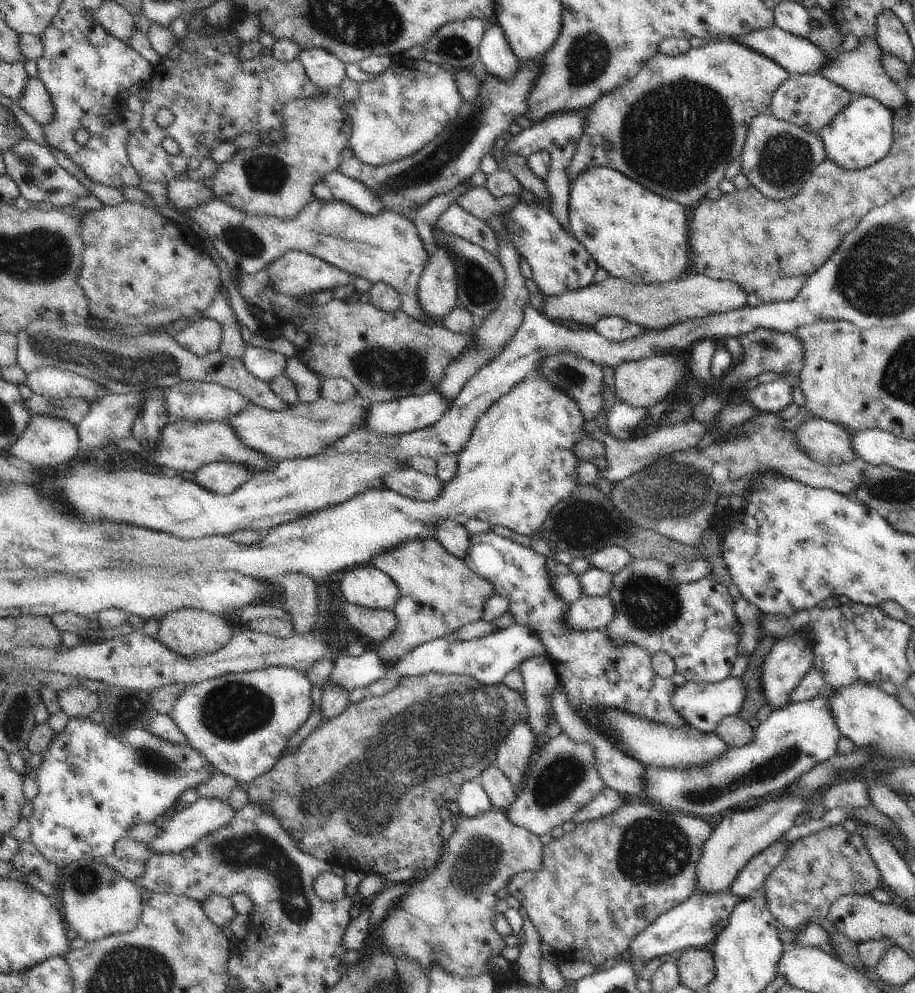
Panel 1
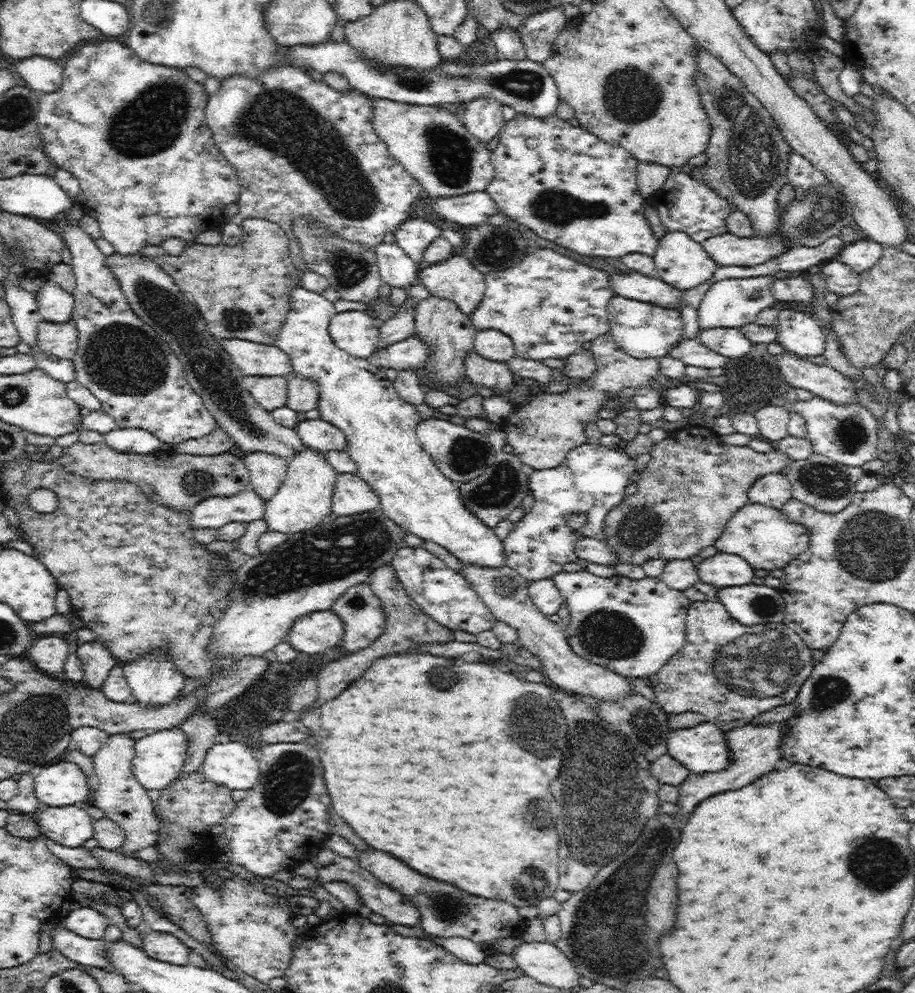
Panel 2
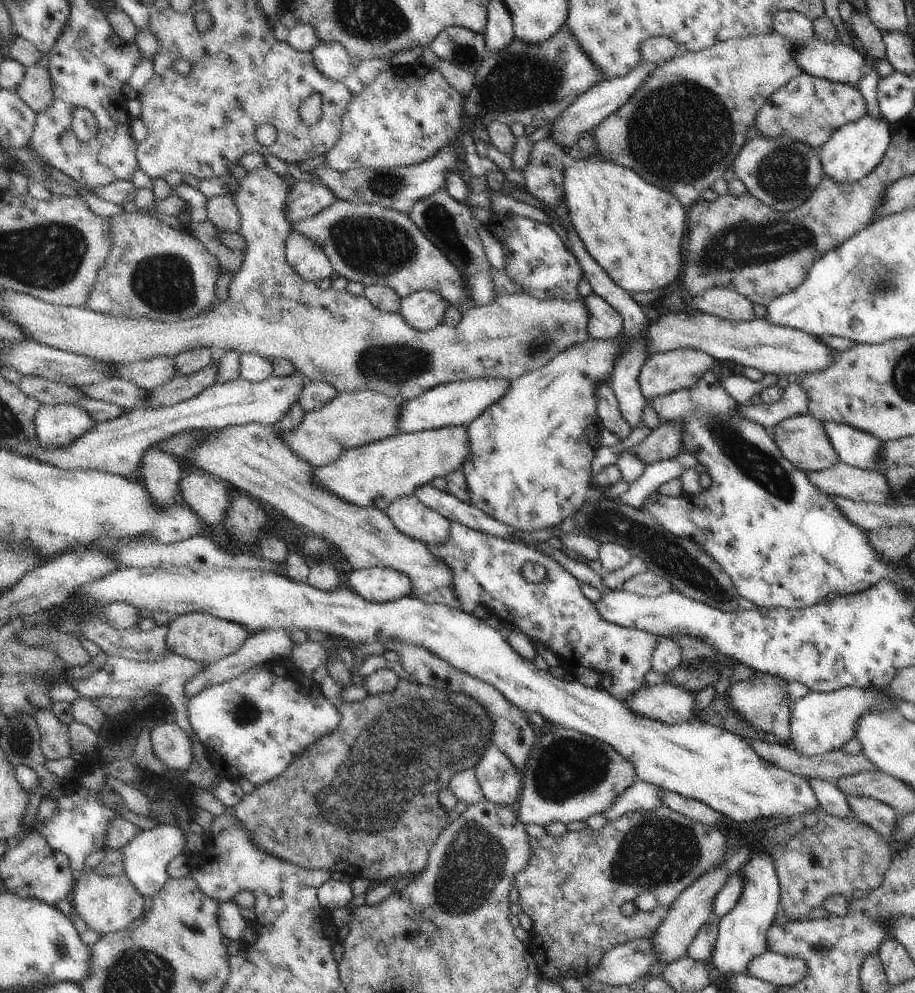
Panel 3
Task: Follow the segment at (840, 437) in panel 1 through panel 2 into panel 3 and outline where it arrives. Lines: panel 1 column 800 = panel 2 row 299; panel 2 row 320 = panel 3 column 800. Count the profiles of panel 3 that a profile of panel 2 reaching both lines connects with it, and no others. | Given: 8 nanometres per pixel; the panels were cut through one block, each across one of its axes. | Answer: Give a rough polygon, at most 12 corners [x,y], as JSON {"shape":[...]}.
{"shape":[[793,416],[773,428],[781,456],[797,470],[839,462],[821,422]]}

